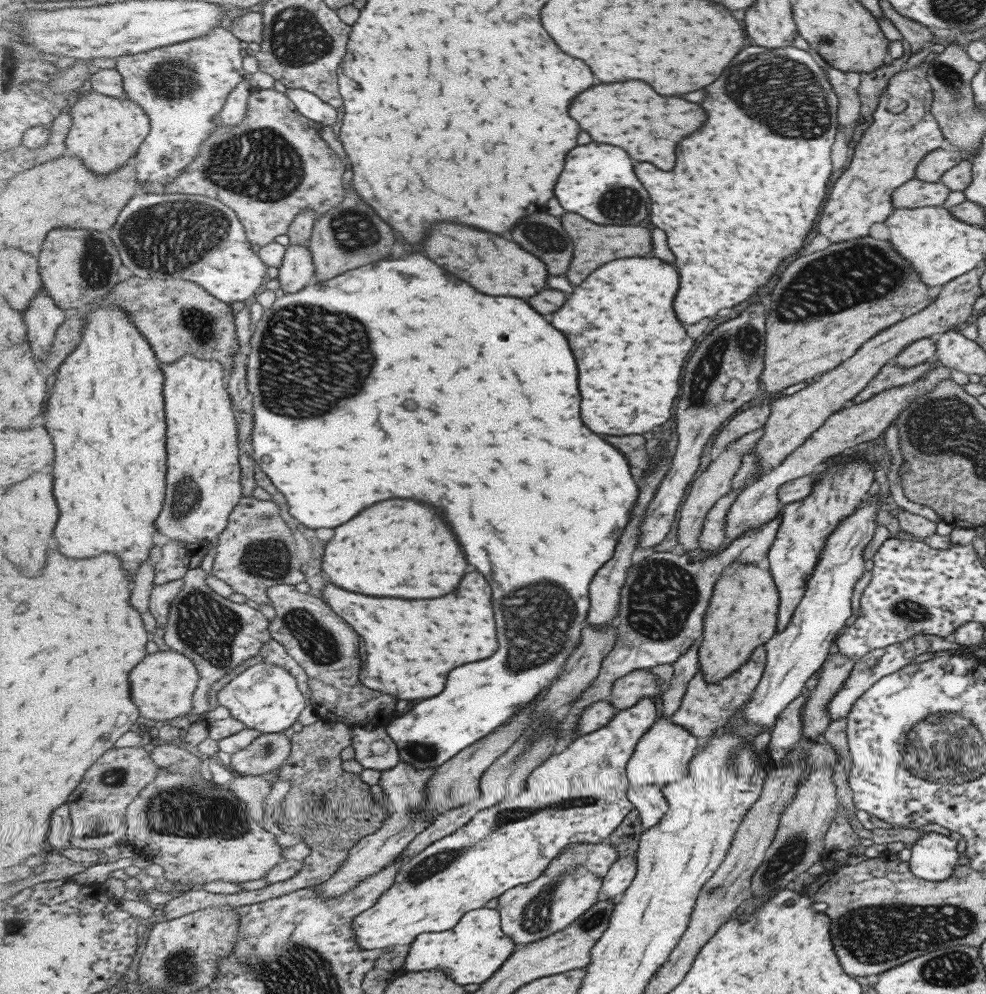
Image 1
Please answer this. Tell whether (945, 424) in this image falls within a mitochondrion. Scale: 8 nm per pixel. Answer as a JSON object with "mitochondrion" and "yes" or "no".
{"mitochondrion":"yes"}

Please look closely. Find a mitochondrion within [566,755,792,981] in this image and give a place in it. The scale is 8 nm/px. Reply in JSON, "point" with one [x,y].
{"point":[596,918]}

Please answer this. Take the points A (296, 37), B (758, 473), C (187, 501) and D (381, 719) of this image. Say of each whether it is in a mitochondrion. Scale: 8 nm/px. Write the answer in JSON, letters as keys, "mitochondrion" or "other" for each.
{"A":"mitochondrion","B":"other","C":"mitochondrion","D":"other"}

